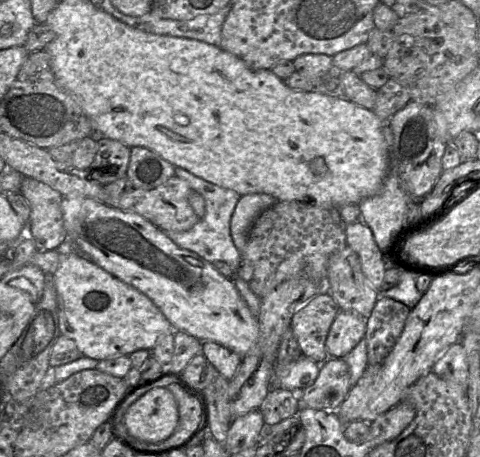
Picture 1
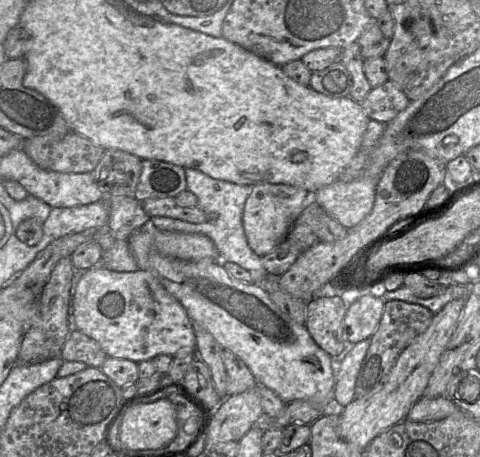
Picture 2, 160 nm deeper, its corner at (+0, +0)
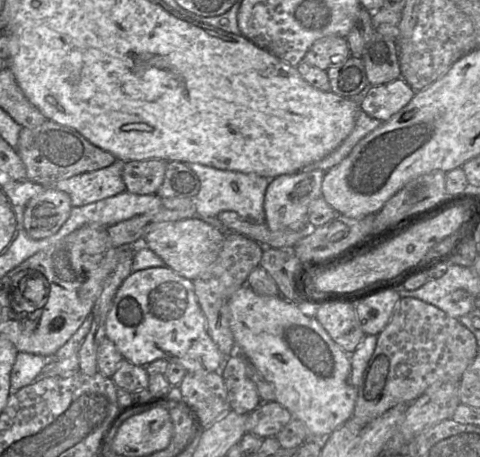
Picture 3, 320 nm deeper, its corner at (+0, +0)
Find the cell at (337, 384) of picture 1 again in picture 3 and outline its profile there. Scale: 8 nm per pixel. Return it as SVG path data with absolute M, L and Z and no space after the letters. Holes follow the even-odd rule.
M262 402L248 414L246 433L260 438L276 437L279 431L292 420L287 409L277 402Z

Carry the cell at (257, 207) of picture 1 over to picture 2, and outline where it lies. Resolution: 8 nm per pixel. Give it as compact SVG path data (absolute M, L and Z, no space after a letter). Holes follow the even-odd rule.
M259 184L252 188L246 200L242 222L248 245L263 257L282 243L295 220L303 211L312 195L304 188L288 184Z

